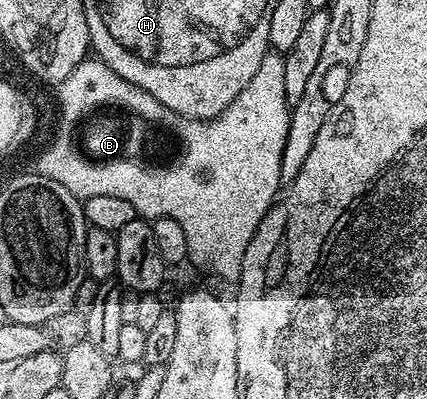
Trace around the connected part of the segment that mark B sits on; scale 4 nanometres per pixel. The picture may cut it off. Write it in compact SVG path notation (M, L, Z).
M276 51L266 53L263 63L259 63L259 71L255 71L251 83L247 83L247 87L243 91L239 91L237 98L218 117L213 117L209 121L190 121L188 117L171 111L171 107L161 109L163 103L159 103L159 99L149 101L149 97L145 97L147 91L137 93L139 87L129 89L131 83L121 85L124 79L121 78L120 81L117 81L119 75L113 77L115 71L111 71L111 67L107 67L107 63L103 63L100 59L83 60L77 64L75 71L68 73L59 83L58 89L61 90L55 93L56 100L59 102L59 120L55 125L57 138L50 143L49 150L38 159L37 165L35 165L36 172L42 173L47 179L55 179L55 183L67 187L67 191L71 191L71 195L75 195L79 199L94 197L95 195L119 195L119 199L127 199L127 203L131 203L131 207L135 207L135 211L142 218L170 217L175 219L187 235L187 247L191 261L197 265L202 265L205 269L210 269L215 276L222 277L225 281L236 282L241 275L243 255L247 251L259 223L278 200L279 190L283 185L281 160L283 159L283 147L287 143L291 112L291 106L287 103L283 91L284 66L285 58L282 54Z

